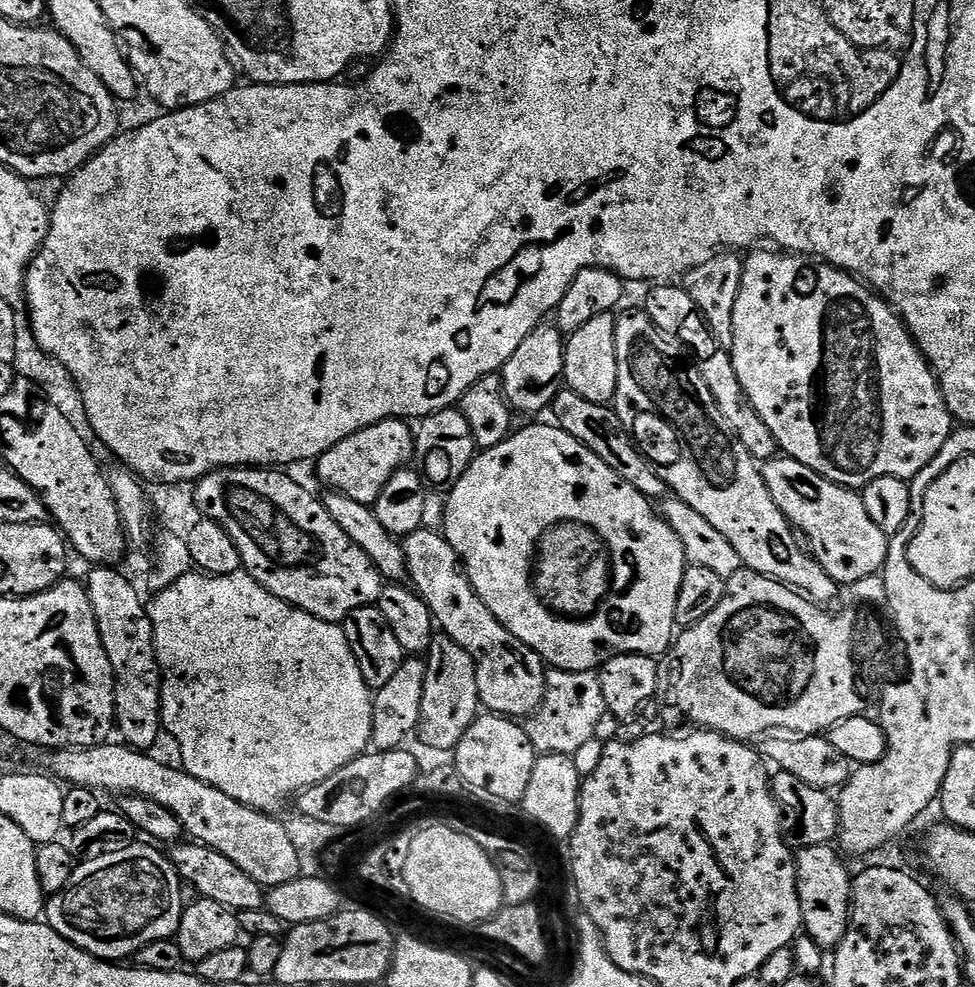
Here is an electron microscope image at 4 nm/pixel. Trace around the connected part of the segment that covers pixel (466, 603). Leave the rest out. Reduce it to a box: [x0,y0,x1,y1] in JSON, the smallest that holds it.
[402,526,549,717]

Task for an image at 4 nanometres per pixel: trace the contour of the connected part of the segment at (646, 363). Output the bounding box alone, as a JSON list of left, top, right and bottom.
[614,310,838,606]

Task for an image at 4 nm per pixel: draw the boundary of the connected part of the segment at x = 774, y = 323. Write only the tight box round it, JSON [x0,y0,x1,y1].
[730,250,954,490]

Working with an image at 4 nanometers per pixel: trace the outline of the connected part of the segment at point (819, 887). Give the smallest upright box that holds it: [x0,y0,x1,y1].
[795,844,853,950]

